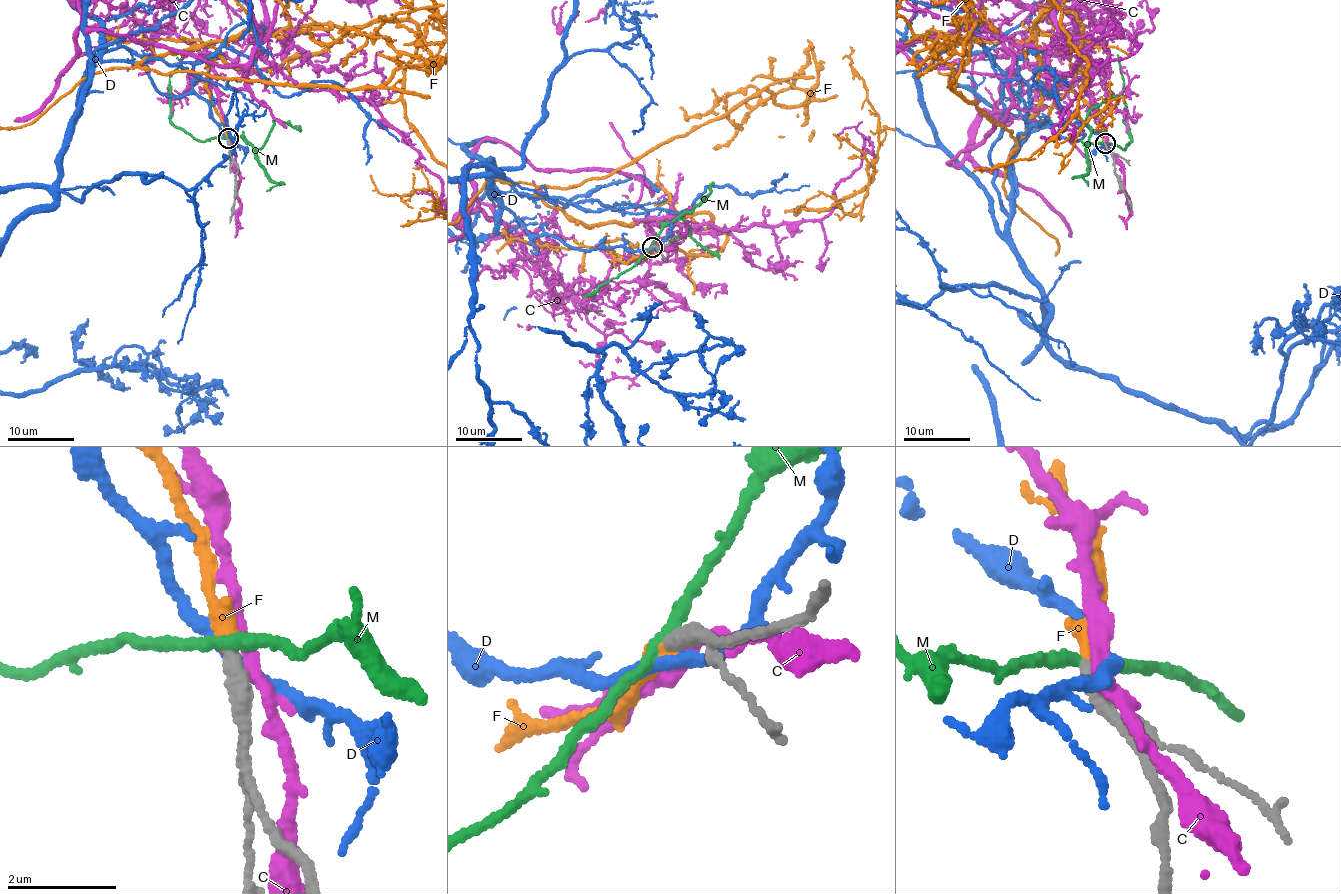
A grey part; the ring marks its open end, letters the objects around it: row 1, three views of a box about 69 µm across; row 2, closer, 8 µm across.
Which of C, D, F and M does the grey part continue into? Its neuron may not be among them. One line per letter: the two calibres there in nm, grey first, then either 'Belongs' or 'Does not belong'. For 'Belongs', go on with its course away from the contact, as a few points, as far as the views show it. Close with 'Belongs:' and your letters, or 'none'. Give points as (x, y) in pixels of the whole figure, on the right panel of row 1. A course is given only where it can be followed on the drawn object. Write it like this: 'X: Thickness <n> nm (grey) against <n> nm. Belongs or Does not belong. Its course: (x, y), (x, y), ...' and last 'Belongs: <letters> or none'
C: Thickness 400 nm (grey) against 240 nm. Does not belong
D: Thickness 380 nm (grey) against 200 nm. Does not belong
F: Thickness 340 nm (grey) against 360 nm. Belongs. Its course: (1105, 144), (1072, 12), (1037, 23), (1011, 153), (956, 90), (954, 36), (913, 57), (947, 46), (938, 72)
M: Thickness 340 nm (grey) against 200 nm. Does not belong
Belongs: F

